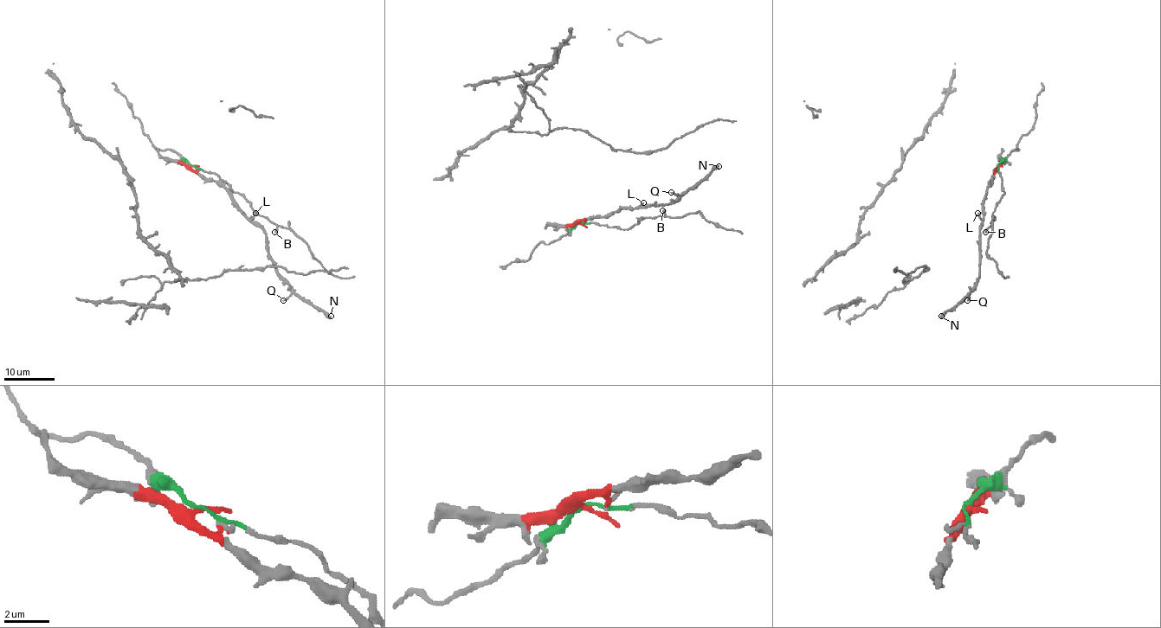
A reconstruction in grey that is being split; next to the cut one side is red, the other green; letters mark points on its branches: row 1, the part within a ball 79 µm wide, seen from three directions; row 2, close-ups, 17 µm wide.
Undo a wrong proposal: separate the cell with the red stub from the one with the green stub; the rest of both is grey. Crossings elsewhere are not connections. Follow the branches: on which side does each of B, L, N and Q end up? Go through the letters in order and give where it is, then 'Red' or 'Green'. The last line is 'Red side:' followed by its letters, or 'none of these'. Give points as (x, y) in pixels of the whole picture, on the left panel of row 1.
B: Place: (274, 232). Green
L: Place: (255, 213). Red
N: Place: (331, 316). Red
Q: Place: (283, 300). Red
Red side: L, N, Q

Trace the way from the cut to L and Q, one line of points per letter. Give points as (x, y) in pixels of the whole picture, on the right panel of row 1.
L: (997, 164), (986, 191), (981, 219), (977, 212)
Q: (997, 164), (983, 205), (980, 276), (968, 300)

